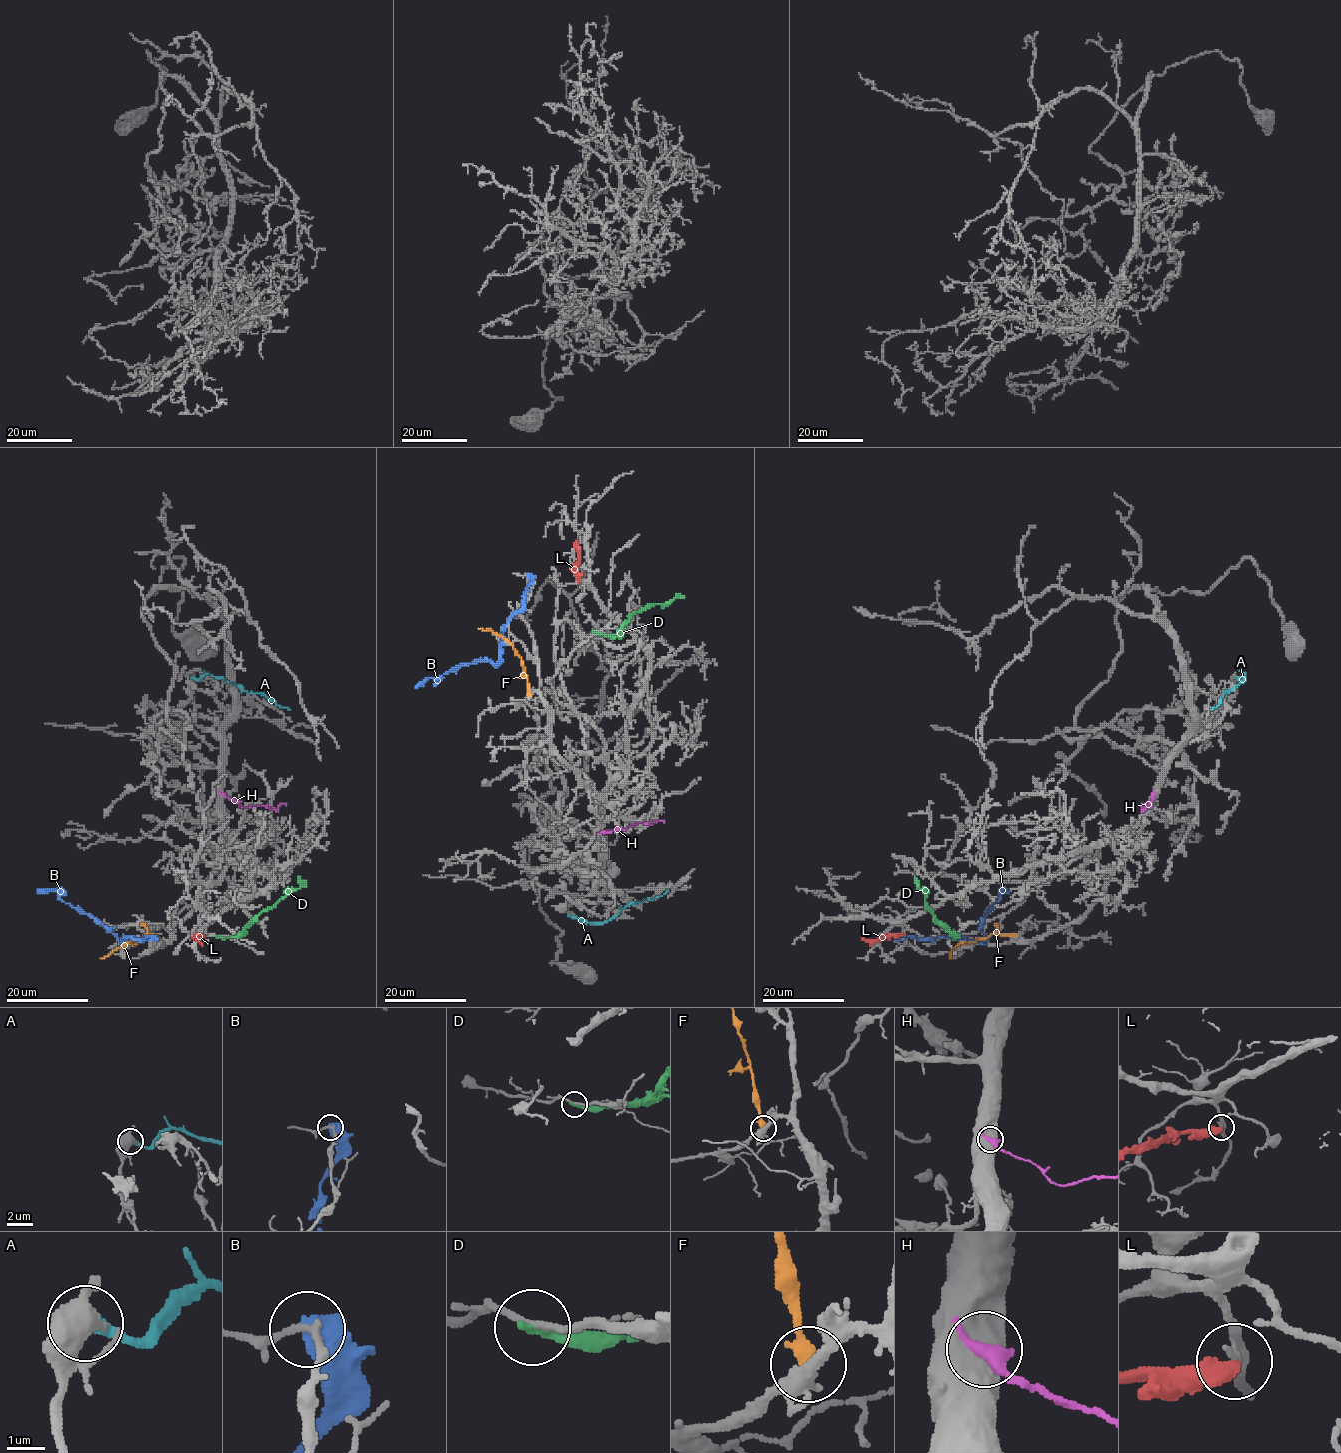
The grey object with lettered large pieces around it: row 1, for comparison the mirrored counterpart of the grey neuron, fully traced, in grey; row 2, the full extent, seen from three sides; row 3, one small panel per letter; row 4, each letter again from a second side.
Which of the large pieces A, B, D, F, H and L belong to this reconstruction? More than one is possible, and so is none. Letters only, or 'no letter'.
no letter

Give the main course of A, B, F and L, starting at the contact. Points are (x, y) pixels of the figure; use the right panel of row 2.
A: (1236, 678), (1242, 674), (1244, 678), (1224, 692), (1220, 704), (1211, 709)
B: (895, 939), (946, 936), (983, 942), (985, 913), (999, 898), (999, 889), (1007, 891)
F: (1016, 935), (994, 932), (987, 938), (961, 942), (949, 959)
L: (904, 933), (877, 940), (862, 938)

